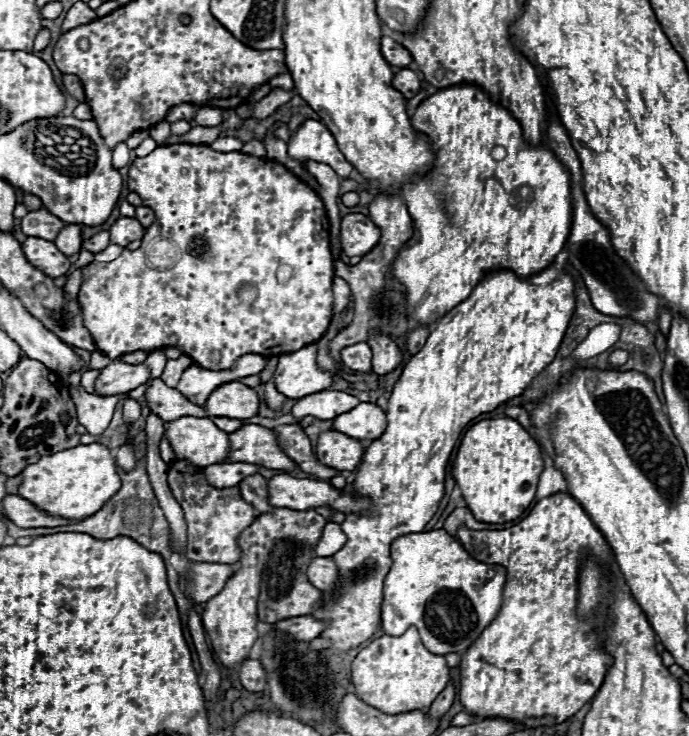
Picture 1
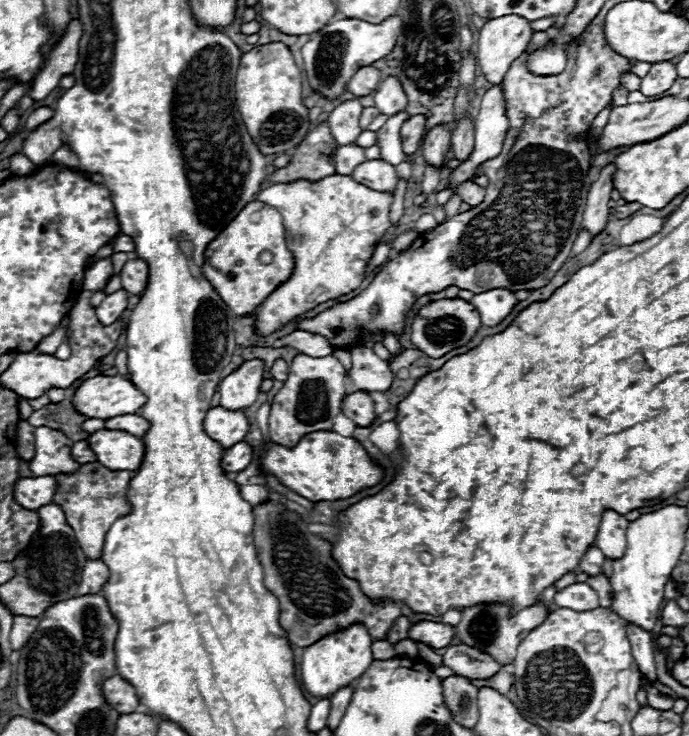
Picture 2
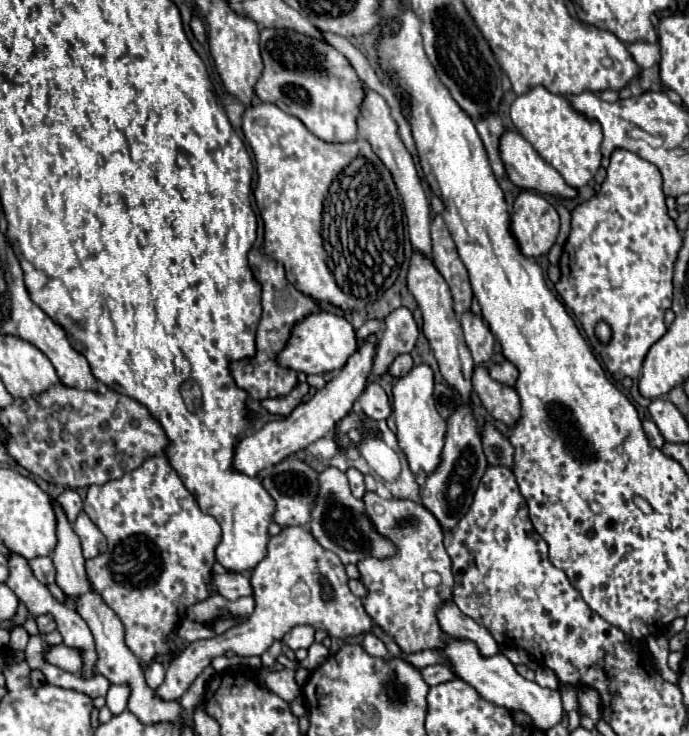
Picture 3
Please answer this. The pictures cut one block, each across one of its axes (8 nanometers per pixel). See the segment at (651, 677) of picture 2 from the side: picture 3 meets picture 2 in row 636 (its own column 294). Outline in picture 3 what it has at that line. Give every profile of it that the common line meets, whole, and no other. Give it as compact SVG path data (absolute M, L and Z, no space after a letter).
M296 626L282 638L282 644L292 650L308 648L312 642L314 642L314 628L312 626Z

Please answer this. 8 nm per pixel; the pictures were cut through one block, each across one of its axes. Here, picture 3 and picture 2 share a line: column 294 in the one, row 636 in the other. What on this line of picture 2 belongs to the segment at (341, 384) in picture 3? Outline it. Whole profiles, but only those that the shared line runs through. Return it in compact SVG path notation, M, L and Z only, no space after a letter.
M422 620L422 622L416 622L410 626L408 636L410 636L410 640L422 642L430 648L444 648L450 644L450 640L454 636L454 628L448 624L442 624L442 622Z

